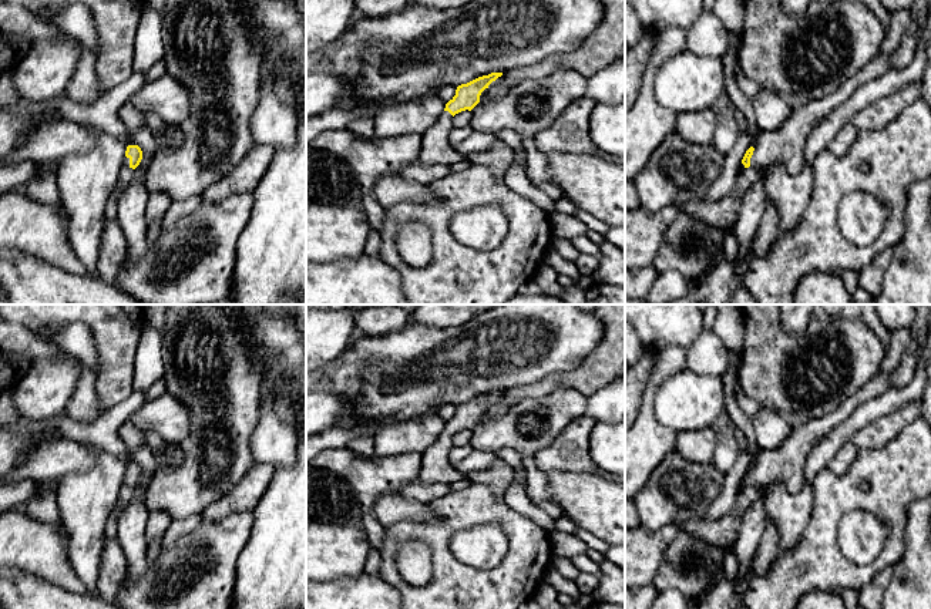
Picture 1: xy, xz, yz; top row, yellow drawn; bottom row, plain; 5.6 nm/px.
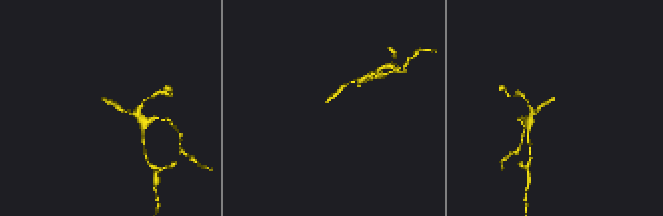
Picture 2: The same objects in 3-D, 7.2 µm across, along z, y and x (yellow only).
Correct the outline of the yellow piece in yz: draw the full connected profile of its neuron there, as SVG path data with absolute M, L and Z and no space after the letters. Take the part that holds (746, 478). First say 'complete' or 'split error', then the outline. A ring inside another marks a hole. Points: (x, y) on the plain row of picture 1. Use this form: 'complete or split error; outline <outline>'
split error; outline M915 304L912 324L908 327L911 341L891 374L877 373L856 394L847 397L834 411L794 424L790 435L774 450L760 451L753 457L742 482L745 487L764 487L780 481L791 494L806 487L804 464L810 451L838 424L847 420L864 401L890 390L907 386L918 363L927 353L931 304Z

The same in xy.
split error; outline M130 458L125 470L124 485L135 488L140 484L141 478L141 467L134 461L134 458Z

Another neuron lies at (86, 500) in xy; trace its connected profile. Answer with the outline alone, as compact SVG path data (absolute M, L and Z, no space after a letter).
M95 445L95 467L57 480L56 498L68 536L68 559L87 593L97 595L105 546L105 524L124 487L127 464Z

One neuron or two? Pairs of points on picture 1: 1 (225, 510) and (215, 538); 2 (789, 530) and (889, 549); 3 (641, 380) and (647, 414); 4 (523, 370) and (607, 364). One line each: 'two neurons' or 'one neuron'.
1: two neurons
2: two neurons
3: two neurons
4: two neurons

